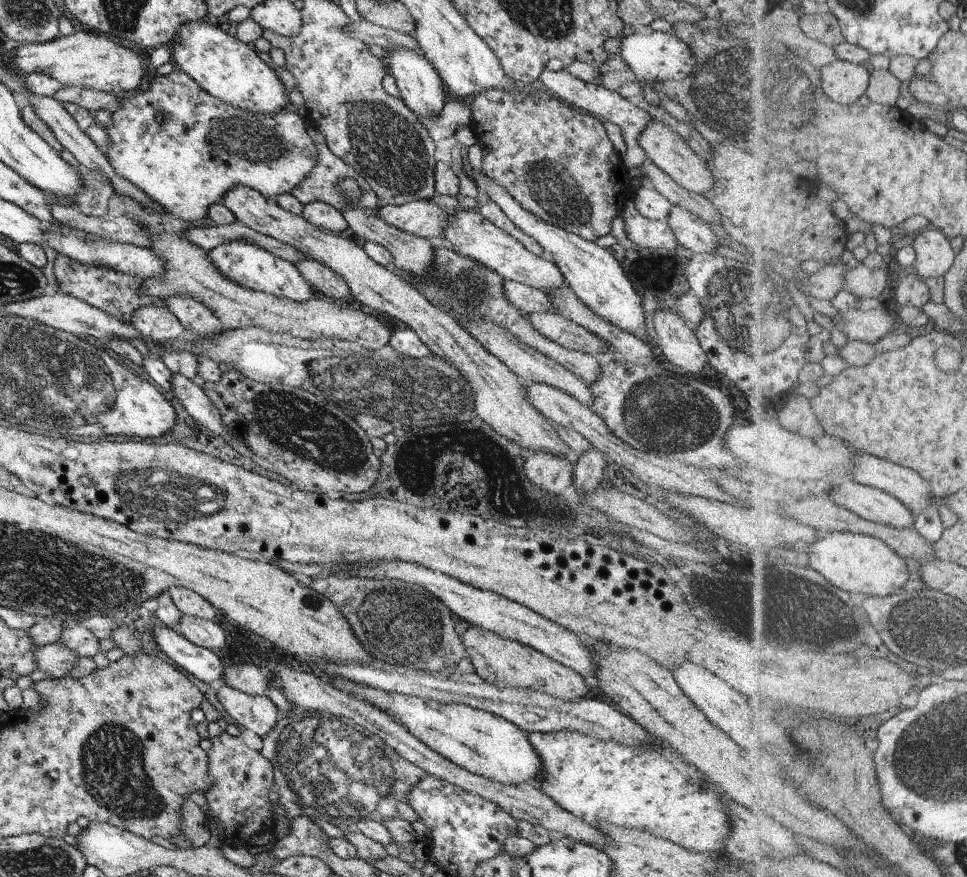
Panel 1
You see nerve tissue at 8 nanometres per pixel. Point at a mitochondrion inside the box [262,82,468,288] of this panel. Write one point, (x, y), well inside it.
(387, 148)

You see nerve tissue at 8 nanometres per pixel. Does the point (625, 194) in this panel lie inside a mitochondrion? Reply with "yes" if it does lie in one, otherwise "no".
no

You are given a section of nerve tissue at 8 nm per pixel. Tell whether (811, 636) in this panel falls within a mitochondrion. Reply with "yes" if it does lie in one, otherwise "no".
yes

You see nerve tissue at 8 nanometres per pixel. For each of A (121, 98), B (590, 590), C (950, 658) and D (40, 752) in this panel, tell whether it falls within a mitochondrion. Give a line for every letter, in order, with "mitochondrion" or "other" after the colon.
A: other
B: other
C: mitochondrion
D: other

